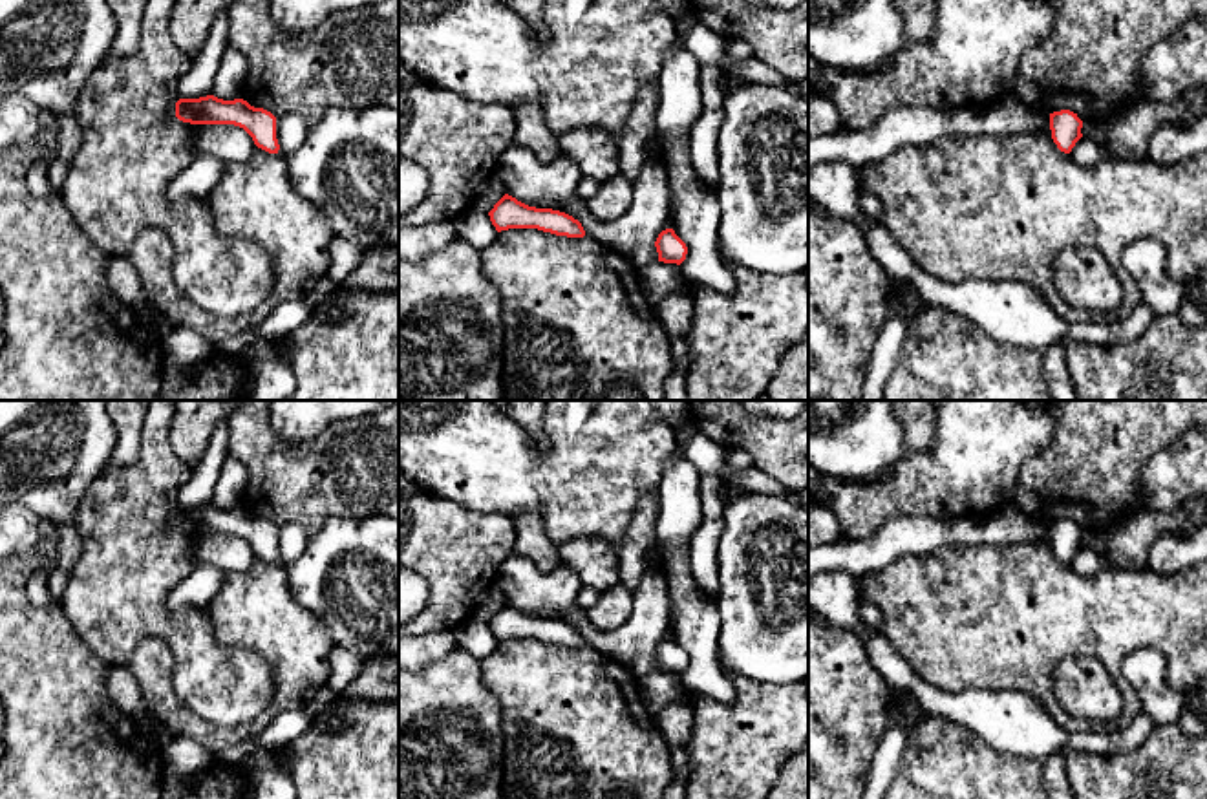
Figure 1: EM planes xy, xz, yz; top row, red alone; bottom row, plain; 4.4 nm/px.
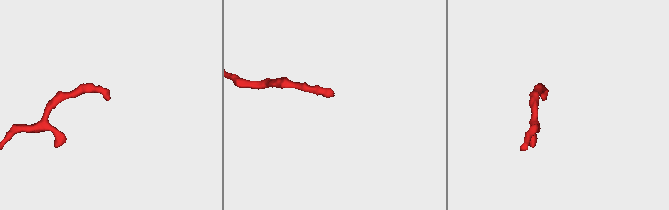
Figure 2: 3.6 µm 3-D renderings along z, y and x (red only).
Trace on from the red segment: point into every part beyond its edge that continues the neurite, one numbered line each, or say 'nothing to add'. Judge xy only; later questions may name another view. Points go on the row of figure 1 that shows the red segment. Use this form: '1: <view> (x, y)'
1: xy (348, 167)

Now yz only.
nothing to add

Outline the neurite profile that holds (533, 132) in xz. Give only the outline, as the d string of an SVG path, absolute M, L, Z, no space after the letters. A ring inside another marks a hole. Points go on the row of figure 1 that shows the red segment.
M518 102L512 106L516 117L514 144L530 150L538 161L550 163L560 154L558 135L545 121L545 113L536 102Z

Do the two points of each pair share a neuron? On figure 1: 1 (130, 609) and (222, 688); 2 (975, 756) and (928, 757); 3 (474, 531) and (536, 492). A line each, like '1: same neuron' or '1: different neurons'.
1: same neuron
2: same neuron
3: different neurons

